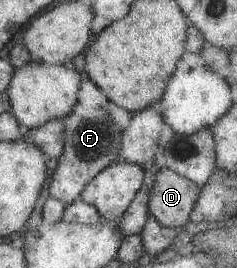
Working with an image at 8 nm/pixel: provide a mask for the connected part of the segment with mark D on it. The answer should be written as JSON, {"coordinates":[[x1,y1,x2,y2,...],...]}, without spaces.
{"coordinates":[[163,167,151,180,147,212,161,226,180,229,188,221,189,212,197,200,200,186]]}

